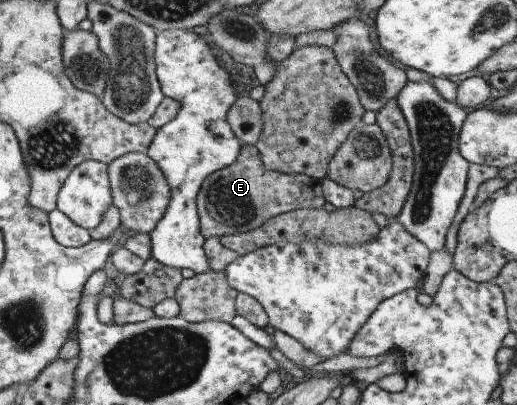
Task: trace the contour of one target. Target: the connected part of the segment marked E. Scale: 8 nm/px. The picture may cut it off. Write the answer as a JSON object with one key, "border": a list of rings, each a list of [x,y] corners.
{"border":[[[242,144],[235,162],[203,179],[196,199],[199,232],[204,239],[244,233],[271,217],[295,209],[316,209],[325,202],[316,179],[270,171],[261,162],[254,145]]]}

